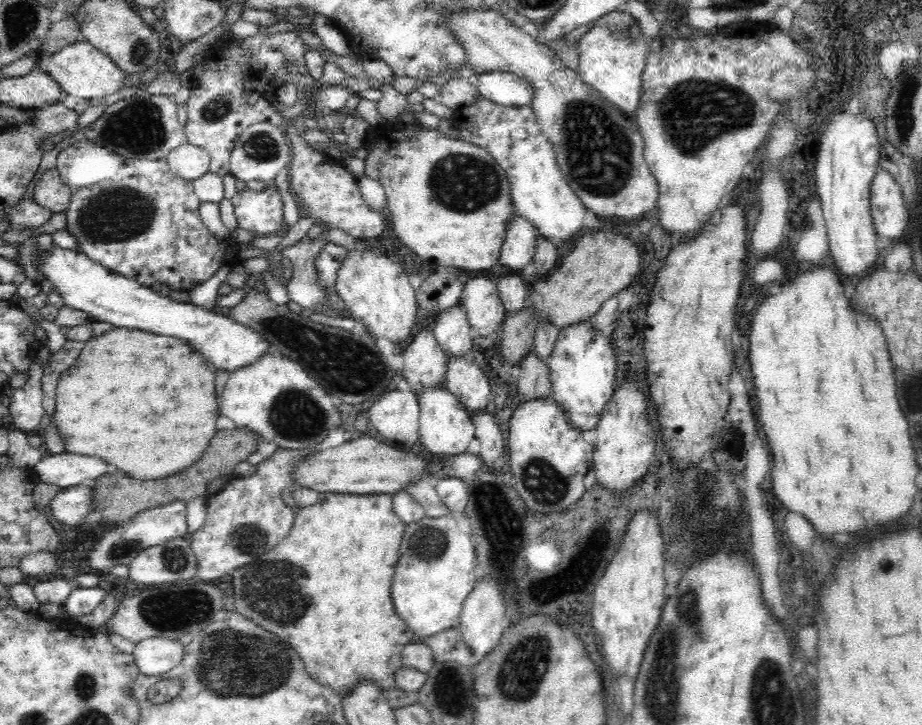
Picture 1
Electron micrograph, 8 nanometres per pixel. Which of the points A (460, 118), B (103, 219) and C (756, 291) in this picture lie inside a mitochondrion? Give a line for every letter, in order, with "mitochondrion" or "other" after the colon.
A: other
B: mitochondrion
C: other

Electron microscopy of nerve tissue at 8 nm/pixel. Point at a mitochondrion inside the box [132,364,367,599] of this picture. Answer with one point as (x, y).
(294, 416)

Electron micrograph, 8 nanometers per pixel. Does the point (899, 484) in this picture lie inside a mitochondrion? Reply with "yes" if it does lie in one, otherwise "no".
no

